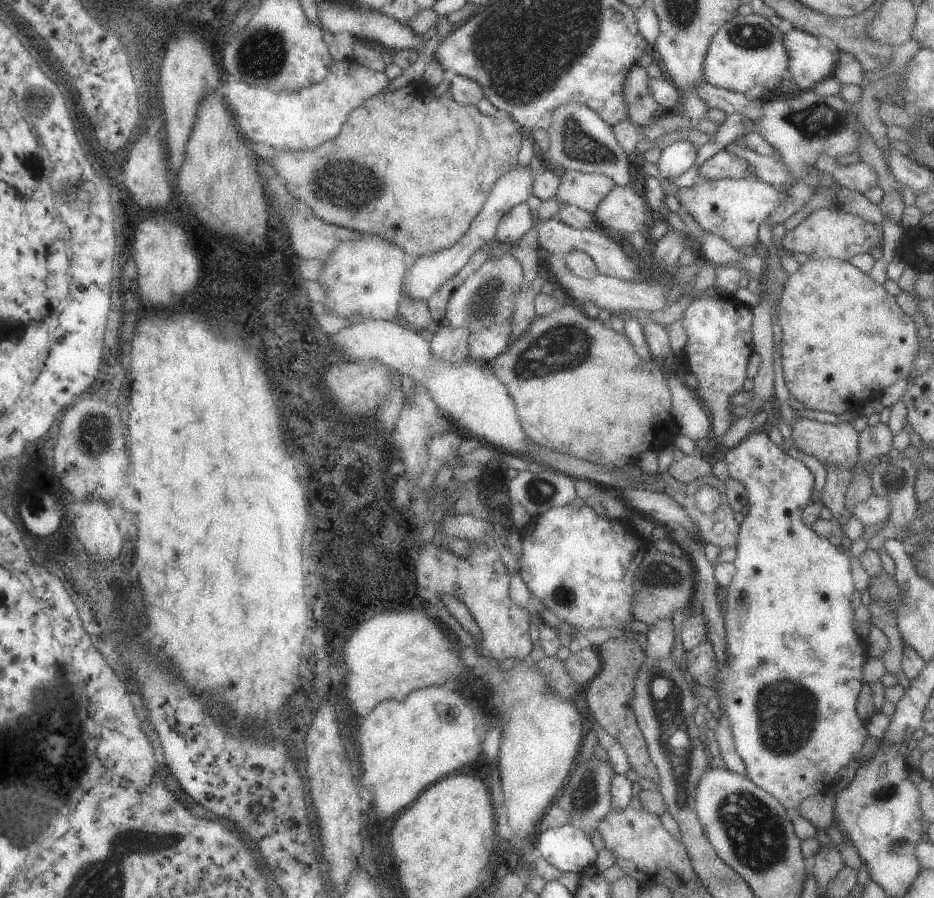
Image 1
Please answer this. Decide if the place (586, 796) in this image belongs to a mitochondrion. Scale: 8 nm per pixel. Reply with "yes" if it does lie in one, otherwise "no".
yes

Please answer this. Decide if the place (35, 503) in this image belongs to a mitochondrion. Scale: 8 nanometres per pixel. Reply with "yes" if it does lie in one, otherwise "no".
no

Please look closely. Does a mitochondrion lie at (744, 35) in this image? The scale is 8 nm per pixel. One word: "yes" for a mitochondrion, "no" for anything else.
yes

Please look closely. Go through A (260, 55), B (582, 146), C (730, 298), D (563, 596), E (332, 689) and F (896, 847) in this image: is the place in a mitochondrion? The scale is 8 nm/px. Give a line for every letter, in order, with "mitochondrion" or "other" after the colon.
A: mitochondrion
B: mitochondrion
C: other
D: mitochondrion
E: other
F: mitochondrion

